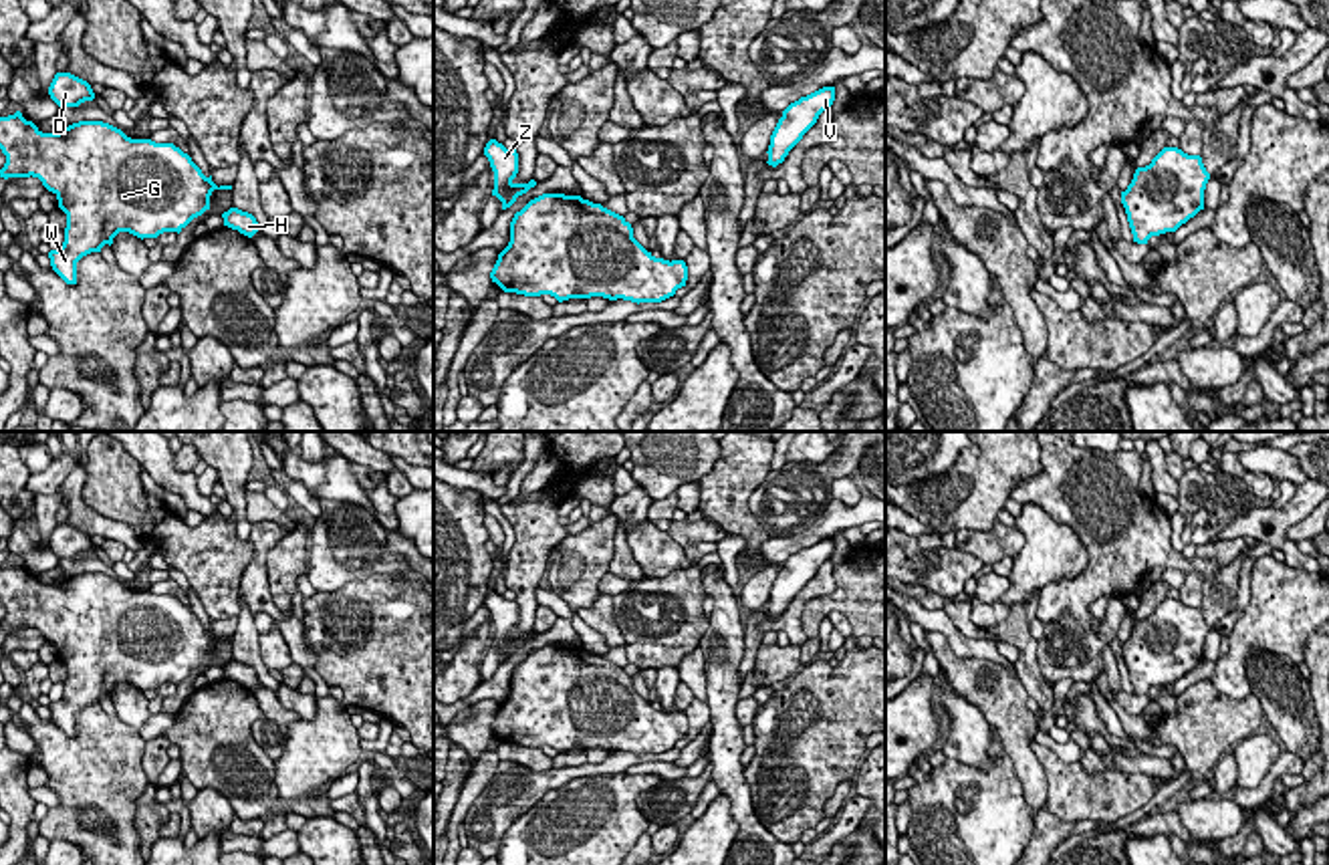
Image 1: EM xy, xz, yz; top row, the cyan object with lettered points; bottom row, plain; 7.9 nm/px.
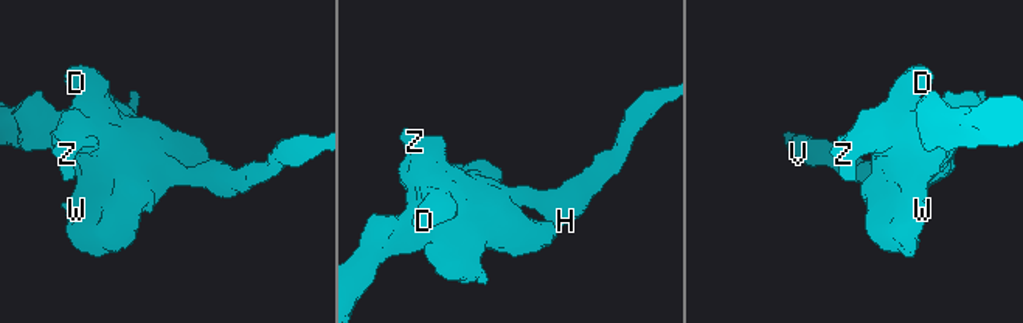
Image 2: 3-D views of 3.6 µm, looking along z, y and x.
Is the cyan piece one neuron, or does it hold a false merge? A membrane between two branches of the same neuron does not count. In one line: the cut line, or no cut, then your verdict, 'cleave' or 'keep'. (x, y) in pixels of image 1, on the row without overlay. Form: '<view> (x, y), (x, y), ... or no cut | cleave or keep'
no cut | keep

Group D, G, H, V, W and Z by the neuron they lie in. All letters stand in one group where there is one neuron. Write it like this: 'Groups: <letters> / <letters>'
Groups: D G H V W Z

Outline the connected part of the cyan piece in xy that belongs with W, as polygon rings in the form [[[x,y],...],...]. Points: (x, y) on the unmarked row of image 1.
[[[20,563],[0,569],[0,601],[6,615],[0,629],[38,629],[42,637],[58,651],[58,659],[67,665],[65,694],[50,702],[52,722],[67,734],[77,736],[77,714],[101,704],[105,696],[113,696],[119,684],[129,684],[137,690],[157,690],[163,684],[182,684],[194,669],[210,661],[214,641],[232,641],[232,637],[216,637],[212,627],[202,621],[173,595],[155,595],[151,591],[131,591],[121,581],[103,573],[79,573],[58,585],[42,585],[32,573],[26,573]]]

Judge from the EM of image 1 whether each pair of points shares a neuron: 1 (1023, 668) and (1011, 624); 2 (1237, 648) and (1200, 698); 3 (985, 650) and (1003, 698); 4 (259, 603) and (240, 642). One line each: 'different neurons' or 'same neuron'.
1: same neuron
2: different neurons
3: different neurons
4: different neurons

